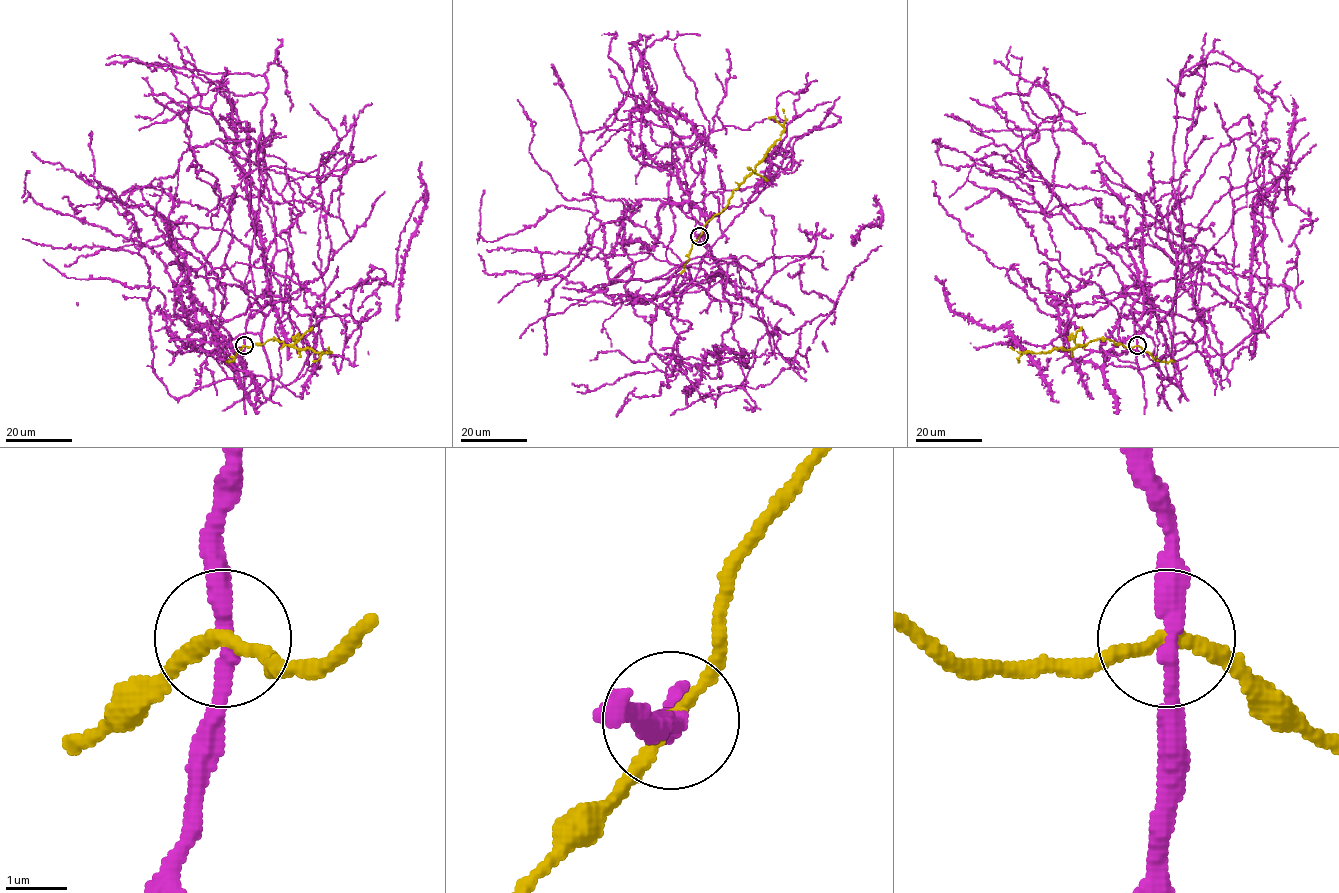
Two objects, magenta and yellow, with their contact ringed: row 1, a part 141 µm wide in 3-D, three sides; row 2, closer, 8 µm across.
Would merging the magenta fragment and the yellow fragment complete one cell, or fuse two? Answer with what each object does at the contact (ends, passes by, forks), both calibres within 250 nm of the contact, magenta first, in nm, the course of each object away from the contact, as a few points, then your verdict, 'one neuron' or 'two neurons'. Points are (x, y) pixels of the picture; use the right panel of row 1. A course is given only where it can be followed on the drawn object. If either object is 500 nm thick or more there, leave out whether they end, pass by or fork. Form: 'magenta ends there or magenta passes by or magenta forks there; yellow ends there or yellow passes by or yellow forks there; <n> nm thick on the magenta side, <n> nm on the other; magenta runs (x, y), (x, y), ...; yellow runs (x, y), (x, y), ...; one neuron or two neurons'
magenta passes by; yellow passes by; 300 nm thick on the magenta side, 200 nm on the other; magenta runs (1136, 345), (1181, 276), (1217, 353), (1252, 332), (1231, 220), (1257, 191), (1256, 338), (1247, 114); yellow runs (1136, 345), (1124, 347), (1108, 338), (1098, 338), (1072, 349), (1024, 353), (1017, 360), (1019, 361); one neuron

